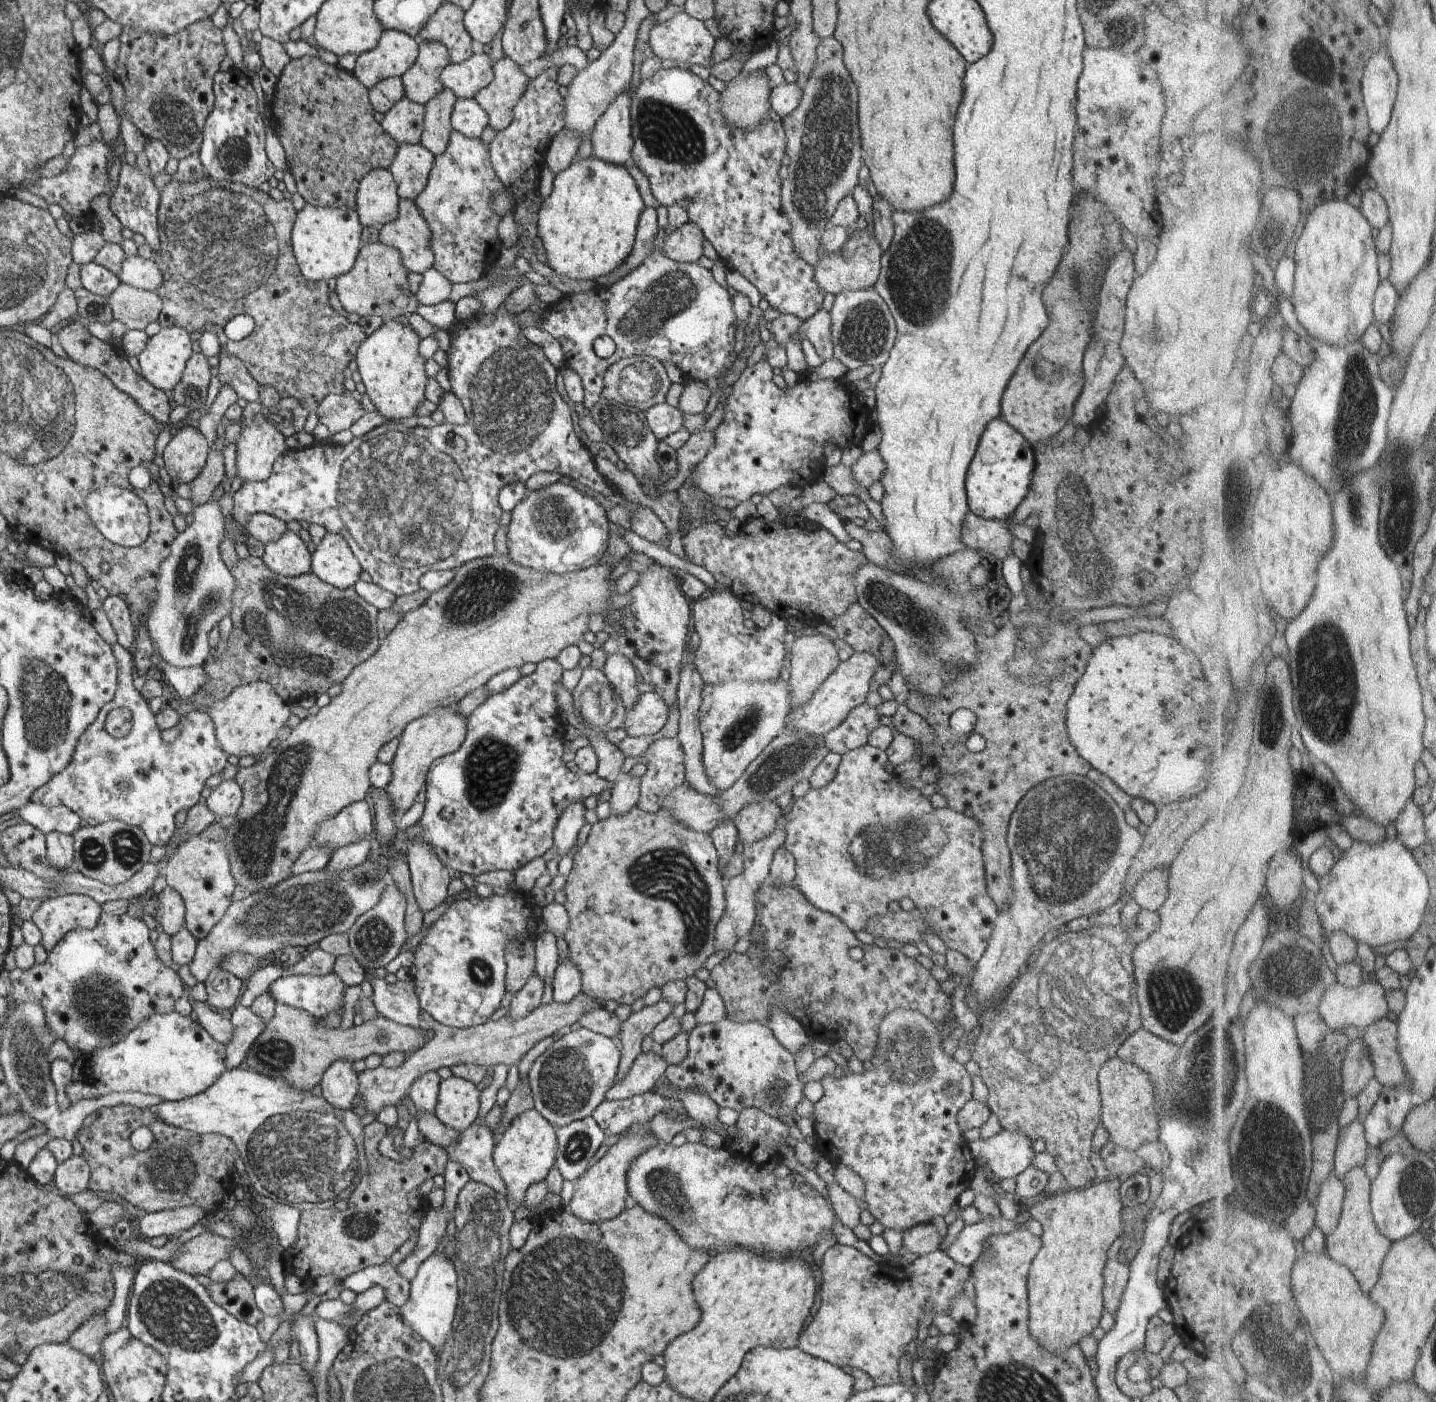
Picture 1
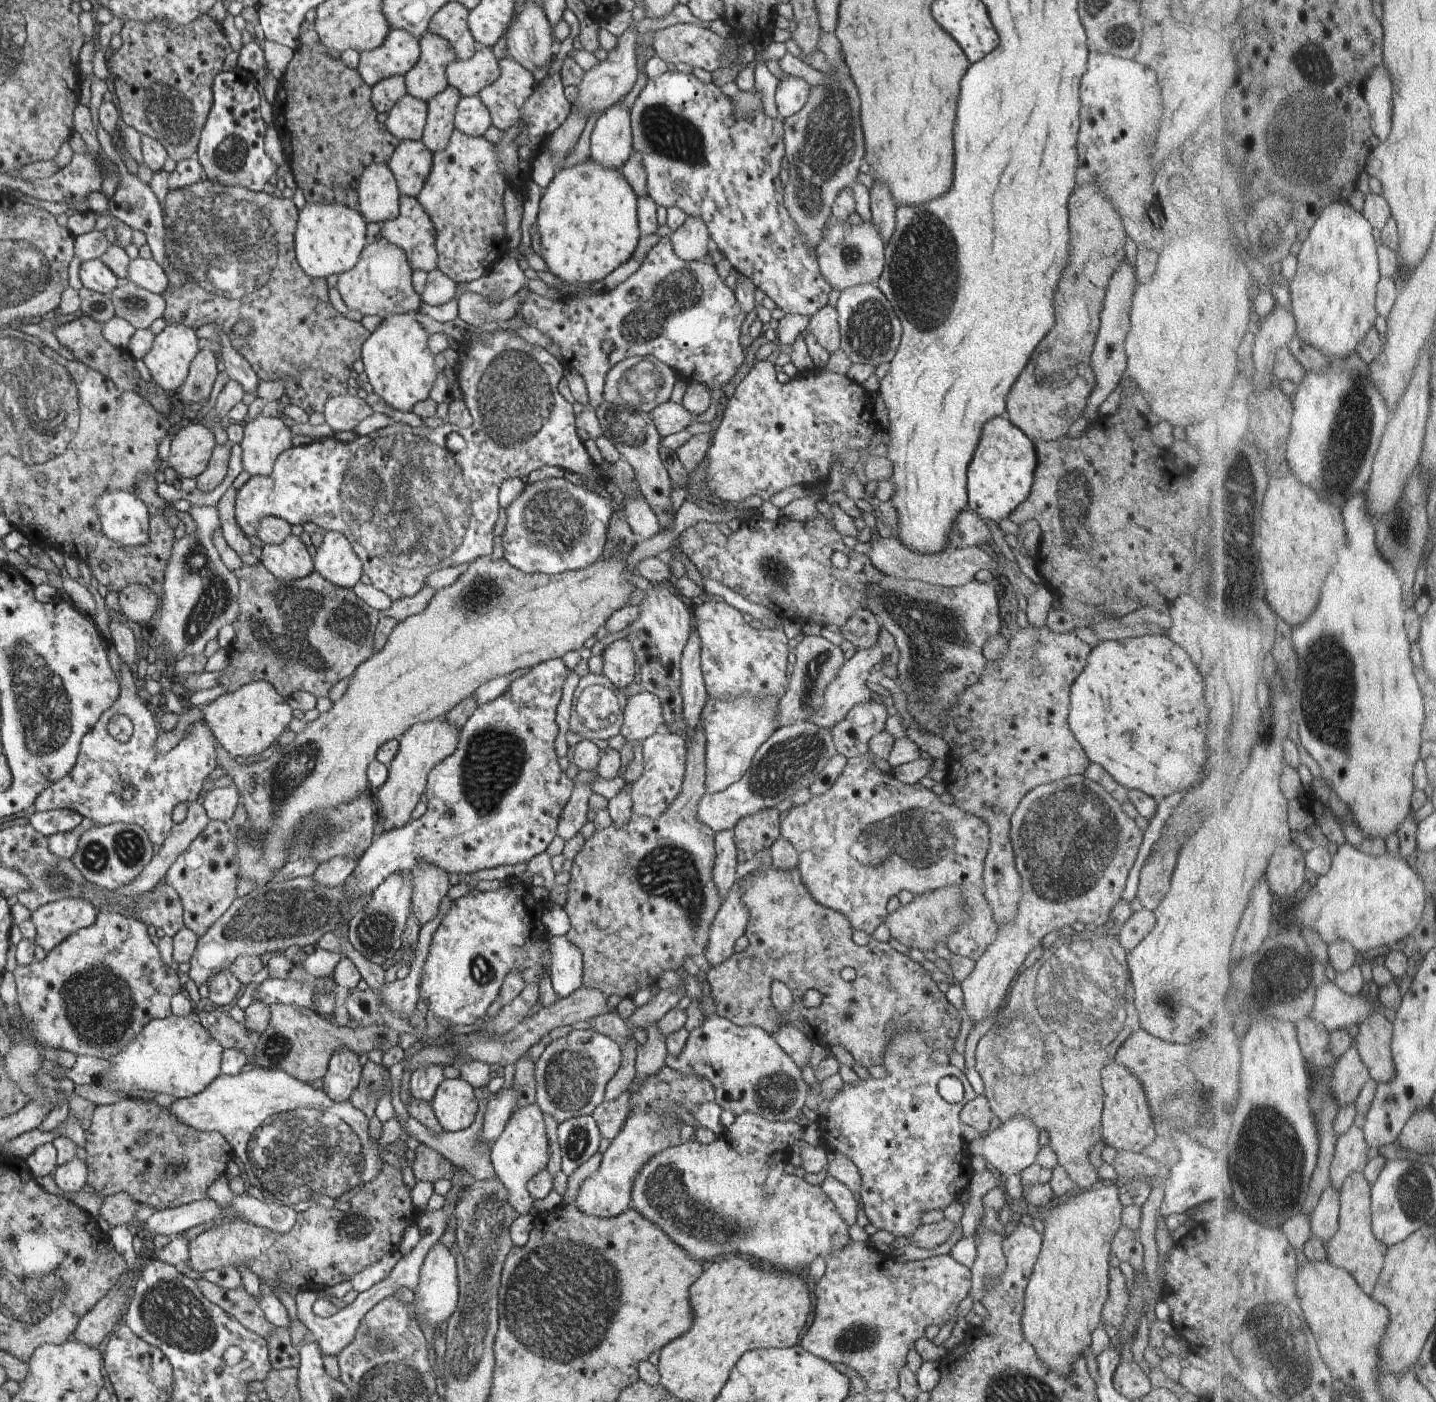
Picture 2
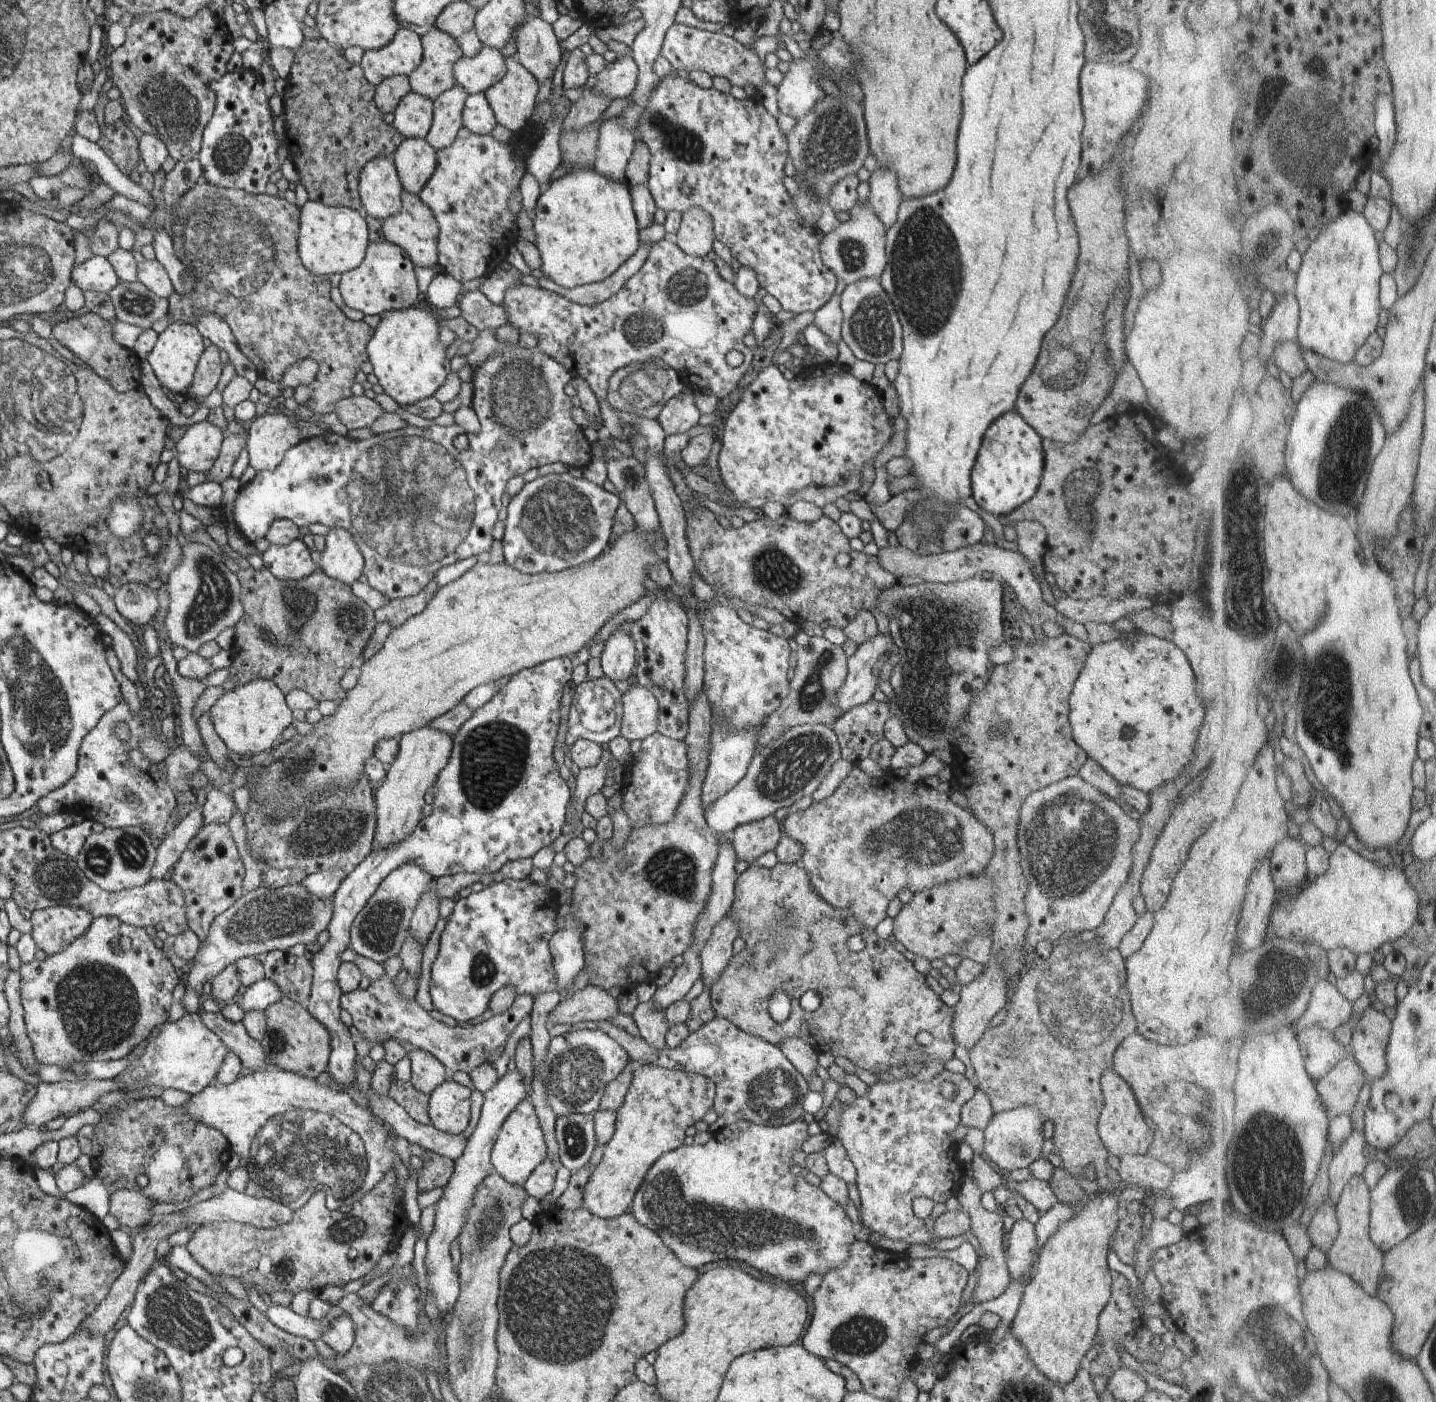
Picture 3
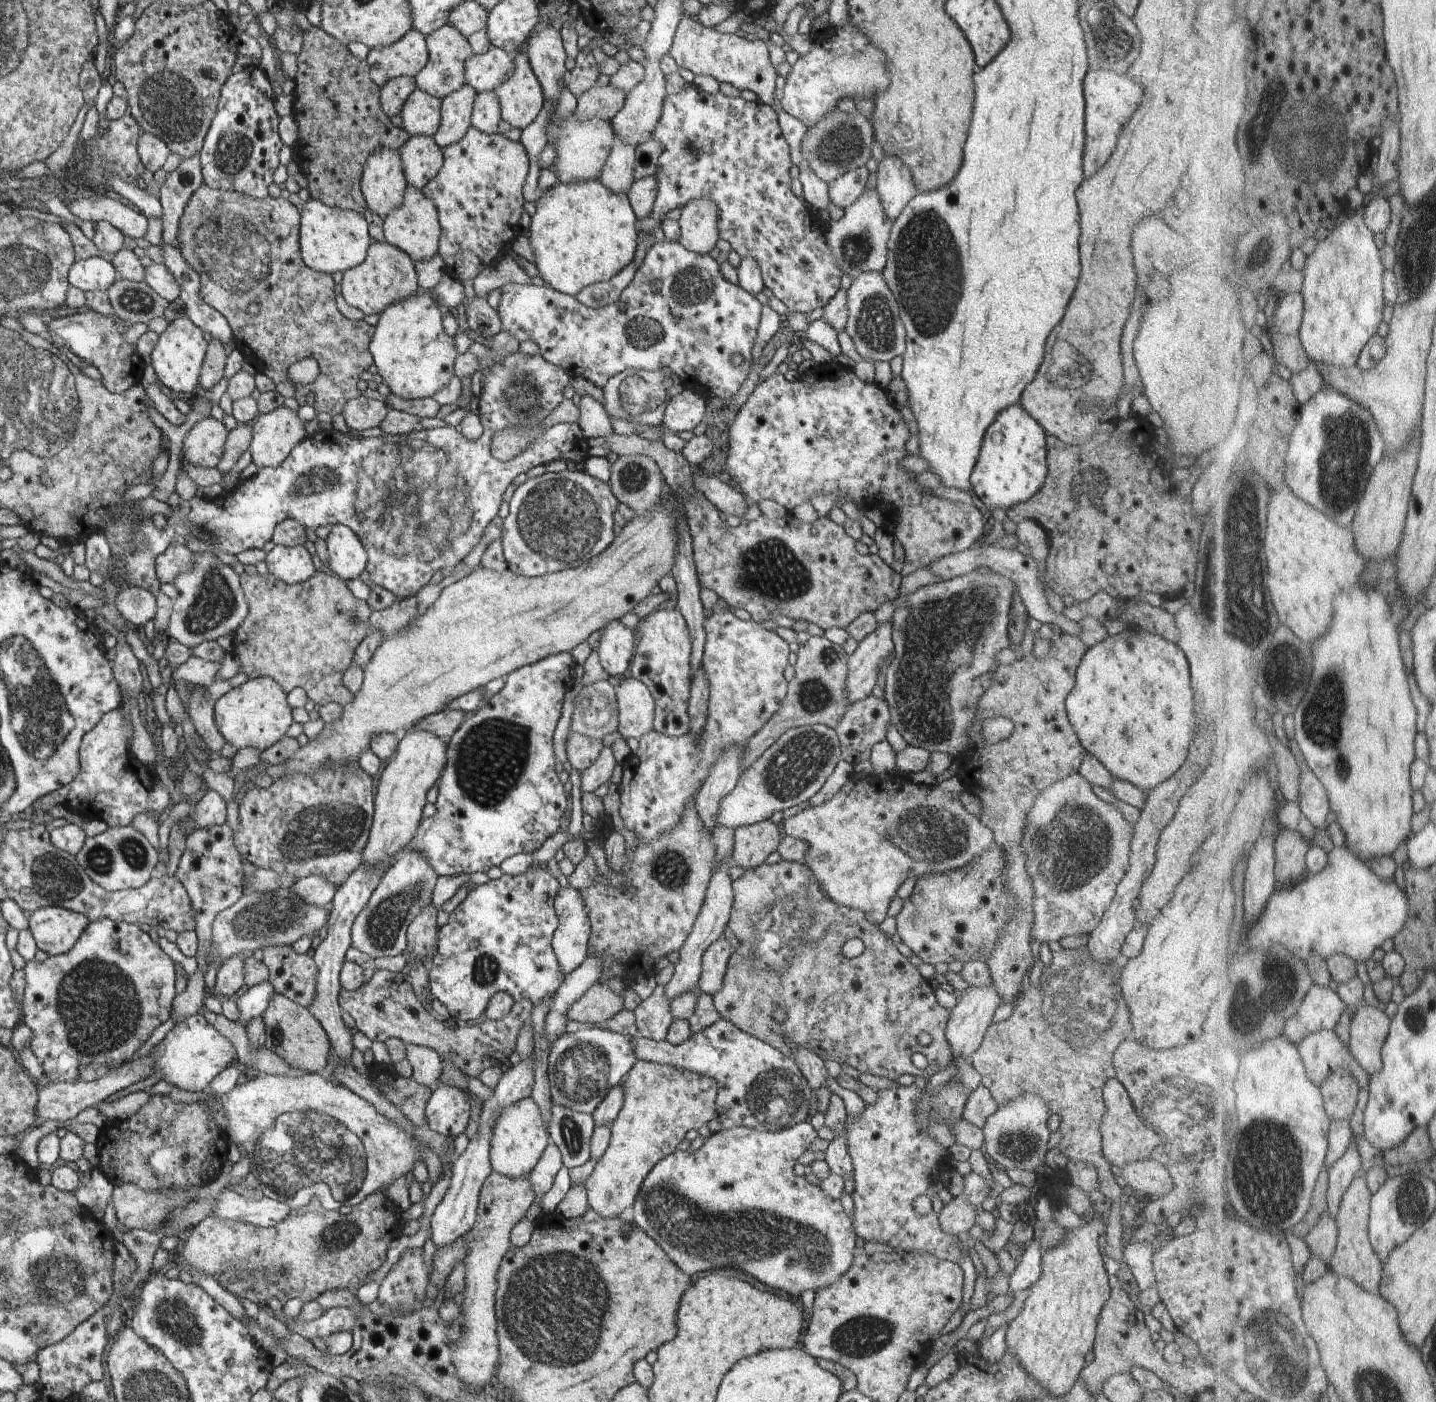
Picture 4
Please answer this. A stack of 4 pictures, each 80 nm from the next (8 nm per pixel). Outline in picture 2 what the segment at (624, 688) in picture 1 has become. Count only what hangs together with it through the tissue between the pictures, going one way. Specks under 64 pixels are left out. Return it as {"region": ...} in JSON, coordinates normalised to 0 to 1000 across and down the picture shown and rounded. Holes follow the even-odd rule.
{"region":[[[434,455],[425,458],[418,468],[419,469],[419,481],[422,482],[430,491],[434,491],[442,482],[442,471],[439,458]]]}

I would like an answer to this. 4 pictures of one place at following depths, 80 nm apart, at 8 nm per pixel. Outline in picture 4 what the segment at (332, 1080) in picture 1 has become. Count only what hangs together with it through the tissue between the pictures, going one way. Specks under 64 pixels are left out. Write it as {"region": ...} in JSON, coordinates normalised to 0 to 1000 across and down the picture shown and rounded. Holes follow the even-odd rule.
{"region":[[[391,464],[388,466],[383,466],[376,469],[370,474],[359,476],[351,484],[350,491],[344,495],[335,506],[332,506],[330,511],[325,512],[322,516],[318,519],[318,521],[312,527],[310,534],[311,543],[307,555],[304,557],[304,568],[302,572],[303,580],[296,585],[292,585],[289,595],[282,606],[292,607],[300,619],[306,624],[318,625],[319,623],[328,623],[329,622],[338,623],[343,618],[347,618],[350,613],[360,608],[370,608],[374,606],[378,600],[389,591],[389,583],[393,579],[395,568],[392,565],[391,558],[389,556],[386,551],[386,541],[385,539],[385,532],[384,526],[386,519],[391,502],[396,497],[393,492],[400,488],[399,486],[398,476],[400,475],[396,464]],[[249,618],[243,626],[241,626],[233,635],[231,643],[231,650],[228,655],[227,668],[219,677],[216,678],[216,681],[219,687],[221,695],[219,705],[219,713],[214,719],[216,723],[224,730],[225,735],[227,735],[230,743],[230,752],[232,752],[235,756],[243,757],[244,752],[244,738],[243,734],[240,731],[237,725],[237,718],[235,717],[235,706],[237,702],[235,695],[238,688],[240,687],[240,680],[244,675],[244,660],[247,654],[251,650],[253,645],[256,643],[257,638],[261,631],[264,629],[265,624],[267,623],[268,618],[253,618]]]}

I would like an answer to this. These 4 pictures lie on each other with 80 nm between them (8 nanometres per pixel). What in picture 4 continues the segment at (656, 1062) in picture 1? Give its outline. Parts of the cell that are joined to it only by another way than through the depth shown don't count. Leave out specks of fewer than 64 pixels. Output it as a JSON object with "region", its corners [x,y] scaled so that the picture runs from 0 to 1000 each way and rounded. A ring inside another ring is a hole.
{"region":[[[457,702],[453,709],[440,720],[445,739],[461,743],[464,738],[469,726],[465,717],[467,713],[462,710],[462,704]]]}

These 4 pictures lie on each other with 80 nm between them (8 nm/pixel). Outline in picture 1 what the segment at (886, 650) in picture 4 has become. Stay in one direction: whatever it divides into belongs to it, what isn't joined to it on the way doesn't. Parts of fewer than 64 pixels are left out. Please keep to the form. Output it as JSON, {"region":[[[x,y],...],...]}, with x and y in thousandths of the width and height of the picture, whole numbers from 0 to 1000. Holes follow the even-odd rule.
{"region":[[[605,464],[594,466],[590,471],[585,471],[581,478],[570,489],[565,495],[565,499],[551,506],[548,513],[548,519],[562,521],[564,524],[574,524],[581,519],[591,507],[602,499],[605,485],[612,476],[611,471]]]}

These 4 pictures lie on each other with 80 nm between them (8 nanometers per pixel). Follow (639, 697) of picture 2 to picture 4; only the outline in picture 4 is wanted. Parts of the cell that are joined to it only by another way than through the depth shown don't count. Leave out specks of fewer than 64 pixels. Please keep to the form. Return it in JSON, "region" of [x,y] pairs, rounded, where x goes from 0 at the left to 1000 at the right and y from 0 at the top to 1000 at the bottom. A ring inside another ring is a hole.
{"region":[[[432,484],[428,491],[430,507],[429,521],[435,528],[444,528],[454,520],[456,501],[452,492],[442,484]]]}

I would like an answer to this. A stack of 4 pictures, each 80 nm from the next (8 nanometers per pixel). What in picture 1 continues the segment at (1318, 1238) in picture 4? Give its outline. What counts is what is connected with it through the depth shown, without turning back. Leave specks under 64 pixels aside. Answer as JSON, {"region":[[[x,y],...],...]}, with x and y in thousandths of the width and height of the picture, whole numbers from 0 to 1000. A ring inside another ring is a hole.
{"region":[[[930,836],[922,843],[921,847],[916,858],[917,862],[916,875],[920,877],[924,882],[928,880],[932,874],[933,869],[936,862],[938,847],[936,841],[933,841]]]}

